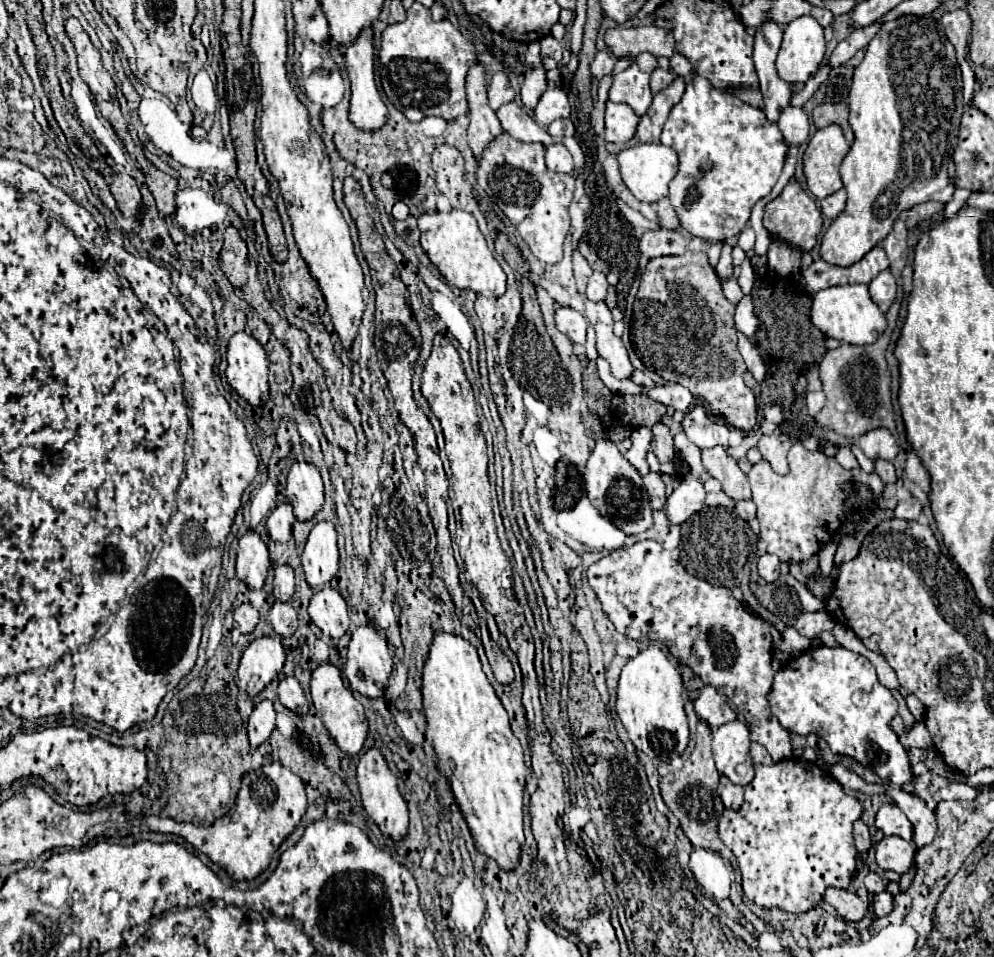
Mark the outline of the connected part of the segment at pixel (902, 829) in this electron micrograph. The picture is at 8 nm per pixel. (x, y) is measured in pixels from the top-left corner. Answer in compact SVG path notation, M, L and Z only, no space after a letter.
M884 804L878 810L876 828L880 828L886 836L900 836L908 842L912 840L912 824L896 804Z

